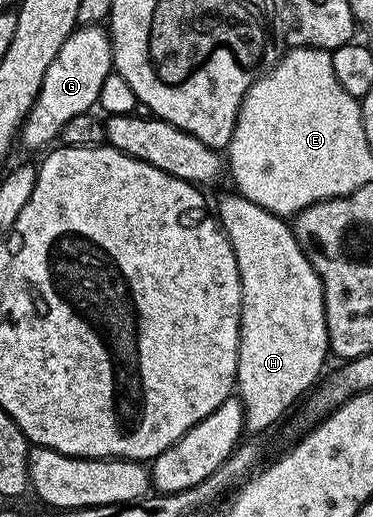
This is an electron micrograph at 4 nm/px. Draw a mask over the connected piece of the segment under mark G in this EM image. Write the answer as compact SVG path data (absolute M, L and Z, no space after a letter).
M101 26L74 29L63 48L59 48L59 56L51 60L47 76L43 76L39 96L33 101L33 107L21 127L20 145L25 145L29 150L37 150L40 146L48 147L56 143L60 139L61 129L67 123L75 120L75 116L90 113L97 106L99 88L103 88L103 80L107 80L111 73L114 73L113 44L109 41L108 33Z

